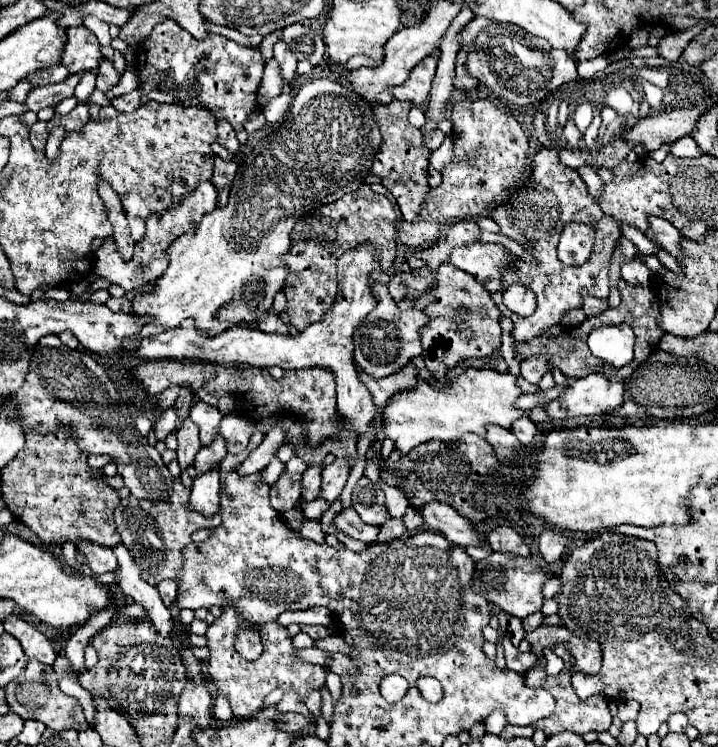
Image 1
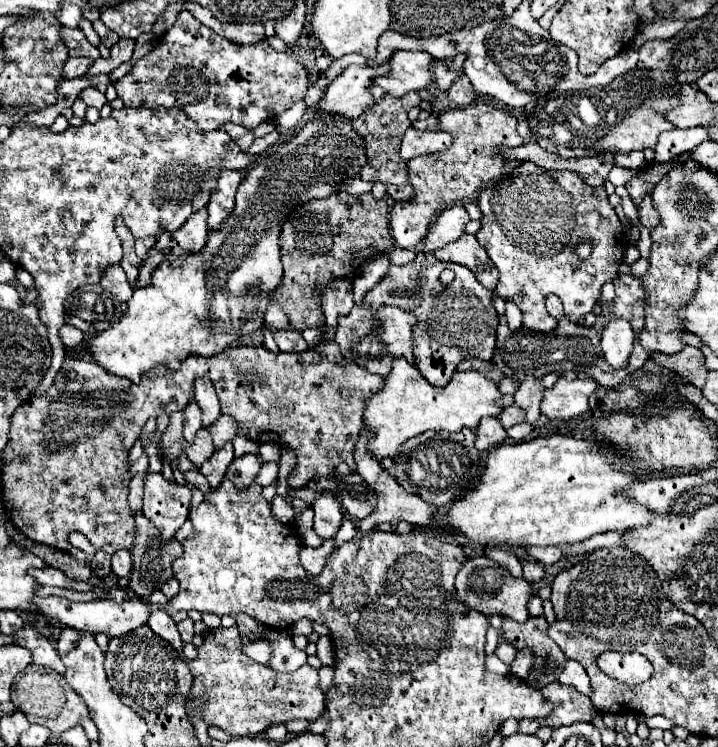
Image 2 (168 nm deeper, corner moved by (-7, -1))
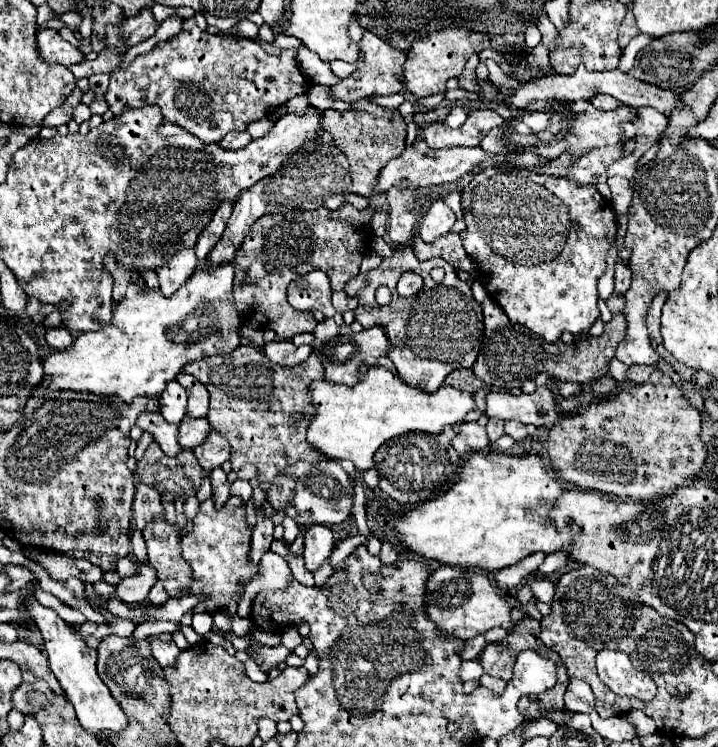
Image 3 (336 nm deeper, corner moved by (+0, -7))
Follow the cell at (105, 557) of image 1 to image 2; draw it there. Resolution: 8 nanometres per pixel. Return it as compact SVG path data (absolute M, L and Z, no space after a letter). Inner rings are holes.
M120 550L112 556L112 572L116 576L128 576L132 568L132 554L128 550Z

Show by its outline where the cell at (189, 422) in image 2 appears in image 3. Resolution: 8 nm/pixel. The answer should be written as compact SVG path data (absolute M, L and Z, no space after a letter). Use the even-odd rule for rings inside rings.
M171 380L165 388L165 392L159 396L161 404L159 404L159 412L163 414L163 418L171 424L179 424L181 418L187 412L187 392L181 384L177 384L175 380Z

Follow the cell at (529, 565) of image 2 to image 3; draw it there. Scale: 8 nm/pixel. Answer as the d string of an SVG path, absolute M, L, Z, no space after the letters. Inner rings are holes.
M531 578L529 586L531 586L531 590L533 590L533 594L535 594L535 598L539 602L545 602L545 604L553 602L555 586L549 580L545 580L545 578Z

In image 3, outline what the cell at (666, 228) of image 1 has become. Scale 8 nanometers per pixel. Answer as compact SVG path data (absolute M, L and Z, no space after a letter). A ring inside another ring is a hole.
M611 176L607 180L609 188L611 188L611 200L613 200L613 208L617 214L627 212L627 208L631 206L631 198L633 198L633 190L629 188L629 180L623 176Z

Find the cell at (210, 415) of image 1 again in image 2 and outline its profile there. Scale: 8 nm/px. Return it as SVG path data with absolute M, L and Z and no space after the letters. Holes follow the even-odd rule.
M196 378L196 386L194 386L194 398L202 410L202 424L204 428L212 426L212 422L216 422L216 418L220 418L220 402L218 396L214 392L212 382L208 382L208 378Z

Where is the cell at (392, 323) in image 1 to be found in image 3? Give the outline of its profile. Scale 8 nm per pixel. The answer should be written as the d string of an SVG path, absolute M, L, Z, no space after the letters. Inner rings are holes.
M331 318L319 322L317 328L313 330L313 336L315 336L315 340L311 342L311 348L313 348L313 352L317 352L321 356L321 362L325 368L325 380L341 382L347 386L353 386L357 382L357 366L361 366L361 364L375 366L377 360L381 356L387 356L391 350L383 328L369 328L369 330L355 334L355 332L351 332L349 326L337 326Z

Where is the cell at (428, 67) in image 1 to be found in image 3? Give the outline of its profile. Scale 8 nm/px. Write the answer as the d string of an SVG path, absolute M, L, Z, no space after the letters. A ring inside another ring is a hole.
M365 30L363 38L359 42L361 54L365 56L363 62L357 66L357 70L353 74L349 74L347 78L343 78L339 84L331 86L331 96L345 100L345 102L357 102L361 98L371 98L371 96L387 96L387 94L395 94L395 92L403 92L403 64L405 64L405 52L391 48L387 42L383 42L377 34Z

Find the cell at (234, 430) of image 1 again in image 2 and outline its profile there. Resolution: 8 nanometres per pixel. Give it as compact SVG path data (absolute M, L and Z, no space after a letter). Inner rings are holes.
M222 416L222 418L218 418L216 424L212 424L208 428L208 432L212 434L214 444L220 448L226 442L232 442L236 438L236 420L228 418L228 416Z

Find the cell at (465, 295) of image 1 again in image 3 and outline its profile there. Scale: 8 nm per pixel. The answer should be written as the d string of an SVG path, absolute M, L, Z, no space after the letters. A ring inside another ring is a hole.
M411 246L393 248L393 256L383 260L377 268L369 270L367 274L359 272L357 276L353 276L353 280L349 280L349 284L345 286L345 292L349 296L359 296L359 306L353 314L365 330L373 326L385 328L391 342L389 358L397 368L397 376L405 380L405 384L413 384L415 388L421 388L425 392L435 392L443 386L443 380L449 372L473 366L483 340L483 312L481 304L471 294L471 286L457 278L449 262L419 262ZM437 264L445 268L445 278L441 284L433 282L433 278L429 276L429 268ZM405 268L417 272L423 278L421 292L411 298L403 298L395 290L395 284ZM379 286L387 286L389 290L393 290L391 304L377 306L375 290Z

